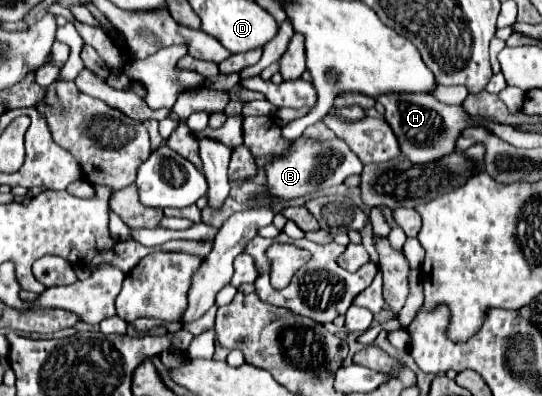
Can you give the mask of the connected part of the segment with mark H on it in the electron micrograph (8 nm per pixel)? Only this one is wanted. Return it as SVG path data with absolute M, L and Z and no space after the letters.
M406 94L404 96L380 96L376 98L386 108L386 120L398 136L402 154L414 164L438 160L454 152L454 142L458 134L468 126L478 126L486 118L476 118L464 112L462 106L448 106L438 102L430 94Z

